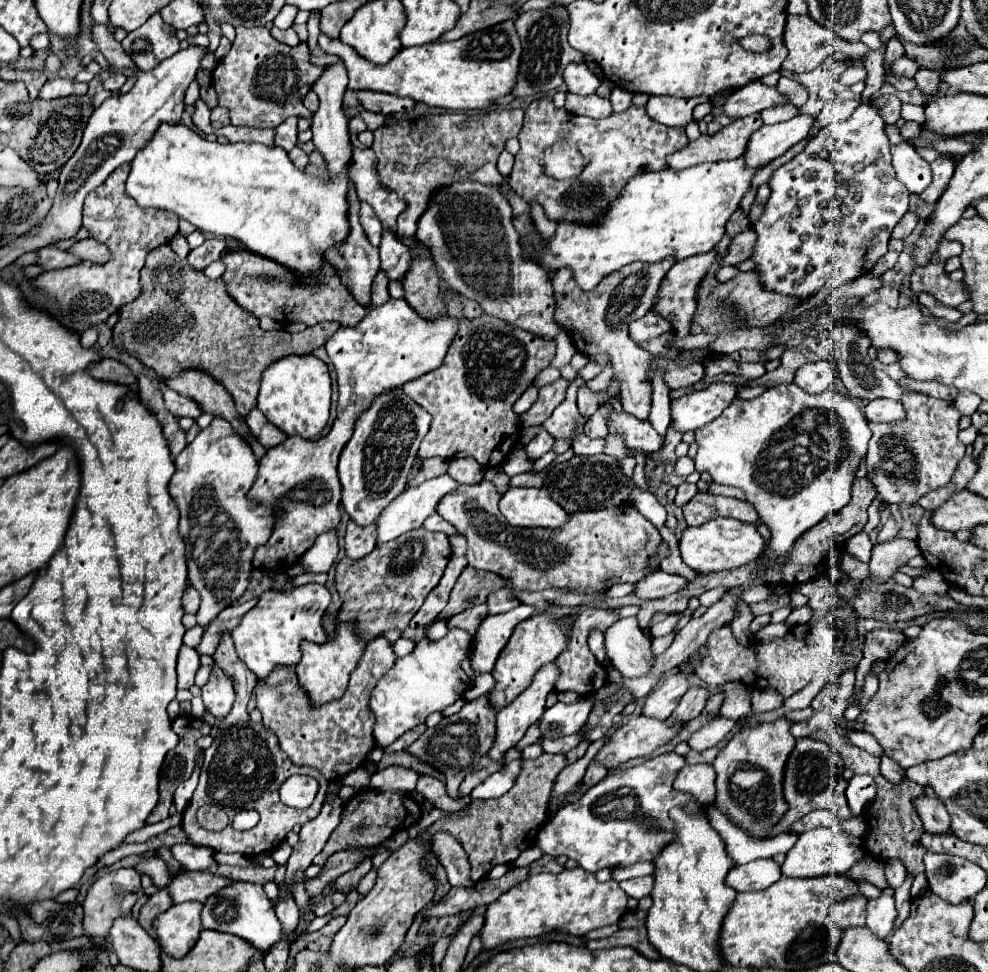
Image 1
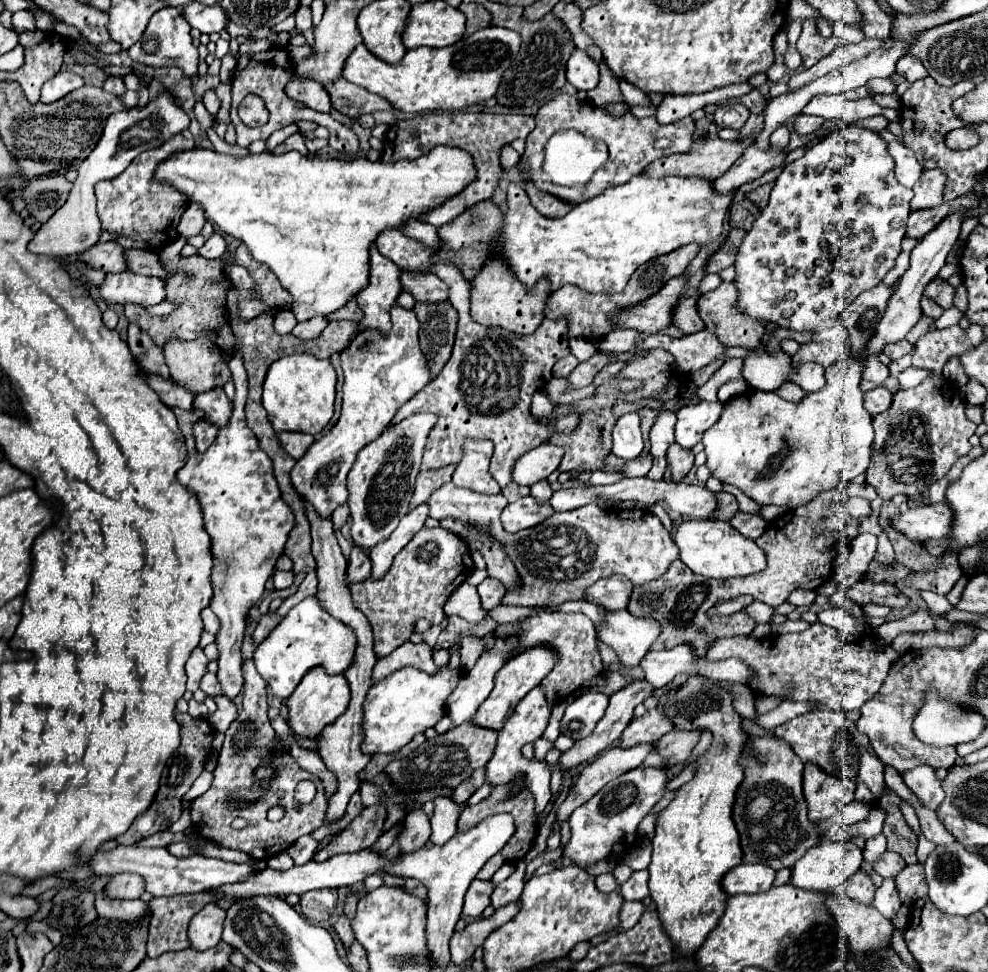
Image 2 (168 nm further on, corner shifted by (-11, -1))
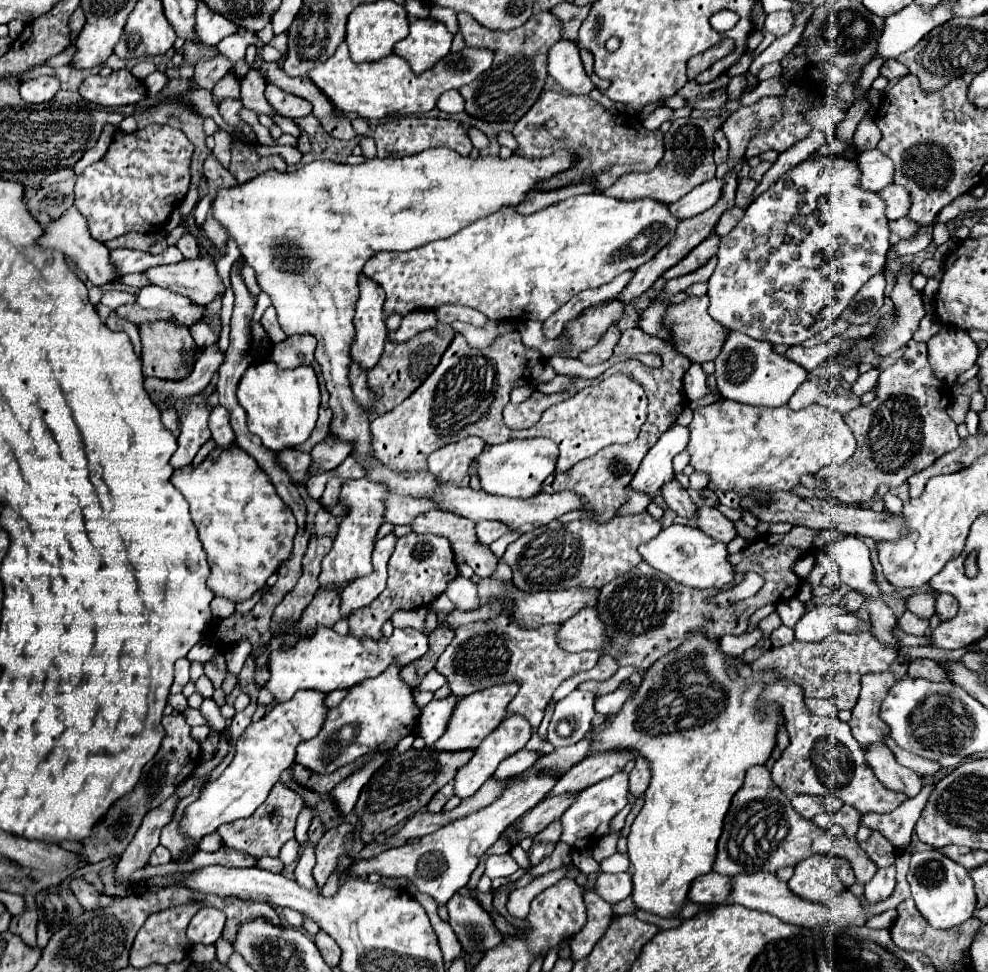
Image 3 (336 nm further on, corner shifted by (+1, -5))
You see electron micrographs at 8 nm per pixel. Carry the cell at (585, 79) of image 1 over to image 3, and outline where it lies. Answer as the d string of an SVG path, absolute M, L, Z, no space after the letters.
M558 41L548 53L548 75L568 93L590 93L594 83L582 67L578 47L572 41Z

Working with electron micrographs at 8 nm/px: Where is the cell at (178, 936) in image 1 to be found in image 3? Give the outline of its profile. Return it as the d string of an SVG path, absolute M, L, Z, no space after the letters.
M204 907L190 921L190 925L186 929L186 937L188 937L188 941L192 945L198 945L198 943L204 943L204 945L216 943L216 939L222 935L224 921L226 921L226 915L220 909Z

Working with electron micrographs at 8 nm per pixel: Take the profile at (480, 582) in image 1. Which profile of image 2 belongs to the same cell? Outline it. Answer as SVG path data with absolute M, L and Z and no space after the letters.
M448 617L448 627L440 633L440 637L438 637L438 643L436 643L436 649L448 649L448 647L452 647L454 643L458 643L458 641L462 641L464 637L468 637L468 635L472 635L472 637L484 637L484 635L488 635L488 633L492 633L494 631L494 623L492 625L476 625L476 627L466 627L466 621L462 619L462 617Z

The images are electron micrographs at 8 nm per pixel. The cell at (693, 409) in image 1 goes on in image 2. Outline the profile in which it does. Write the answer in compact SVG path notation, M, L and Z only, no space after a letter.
M700 401L698 405L686 405L678 409L678 423L676 423L676 443L680 447L692 449L696 443L700 443L702 433L710 429L722 415L722 403L708 403Z

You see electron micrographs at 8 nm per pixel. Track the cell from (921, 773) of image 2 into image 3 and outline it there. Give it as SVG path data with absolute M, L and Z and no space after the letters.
M874 743L866 749L866 763L874 767L876 777L888 789L904 793L906 797L916 797L920 793L924 777L908 767L902 767L884 743Z

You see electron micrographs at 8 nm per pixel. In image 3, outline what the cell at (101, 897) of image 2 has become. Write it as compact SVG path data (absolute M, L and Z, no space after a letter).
M80 875L70 879L70 889L74 891L76 899L80 901L80 905L86 911L94 911L94 909L100 907L100 893L98 893L98 889L92 883L80 879Z

